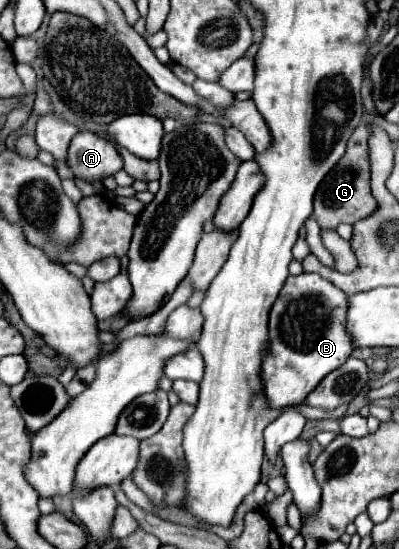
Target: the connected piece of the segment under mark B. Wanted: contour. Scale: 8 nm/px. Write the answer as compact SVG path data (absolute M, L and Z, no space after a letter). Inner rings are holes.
M316 273L288 277L270 313L270 353L262 363L262 383L270 407L304 403L306 395L356 349L346 331L346 293Z

